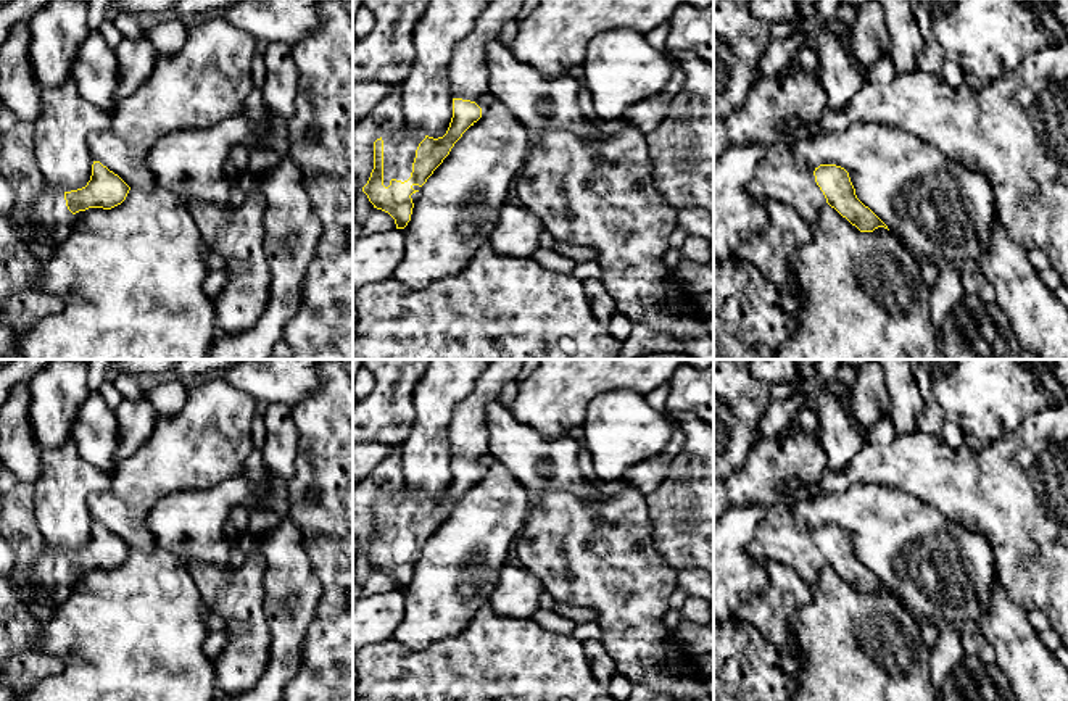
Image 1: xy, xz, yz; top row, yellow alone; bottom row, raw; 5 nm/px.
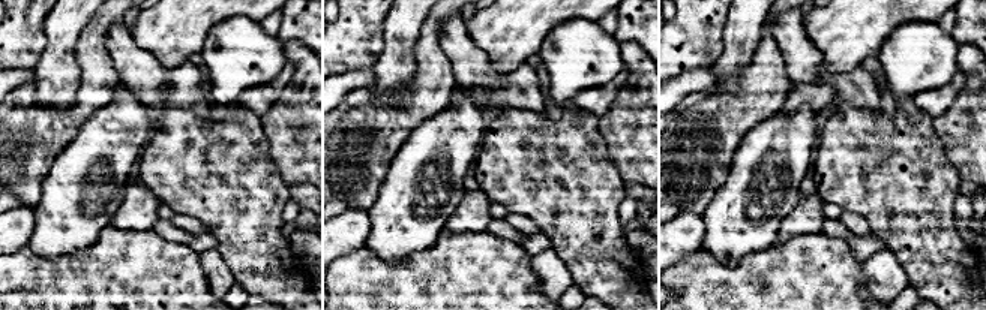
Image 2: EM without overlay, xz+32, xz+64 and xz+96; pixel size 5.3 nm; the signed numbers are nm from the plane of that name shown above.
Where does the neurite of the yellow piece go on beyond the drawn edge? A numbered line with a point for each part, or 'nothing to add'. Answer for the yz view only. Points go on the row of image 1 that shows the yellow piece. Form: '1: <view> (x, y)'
1: yz (782, 176)

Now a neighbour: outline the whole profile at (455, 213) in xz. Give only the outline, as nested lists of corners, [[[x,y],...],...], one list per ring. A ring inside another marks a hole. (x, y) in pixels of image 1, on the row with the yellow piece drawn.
[[[488,93],[475,103],[482,118],[462,134],[412,200],[411,221],[403,229],[404,256],[393,274],[409,288],[427,288],[467,268],[496,229],[499,211],[512,198],[514,182],[530,153],[528,129],[495,95]]]

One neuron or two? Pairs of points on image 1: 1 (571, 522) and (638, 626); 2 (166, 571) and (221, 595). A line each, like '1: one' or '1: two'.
1: one
2: two

